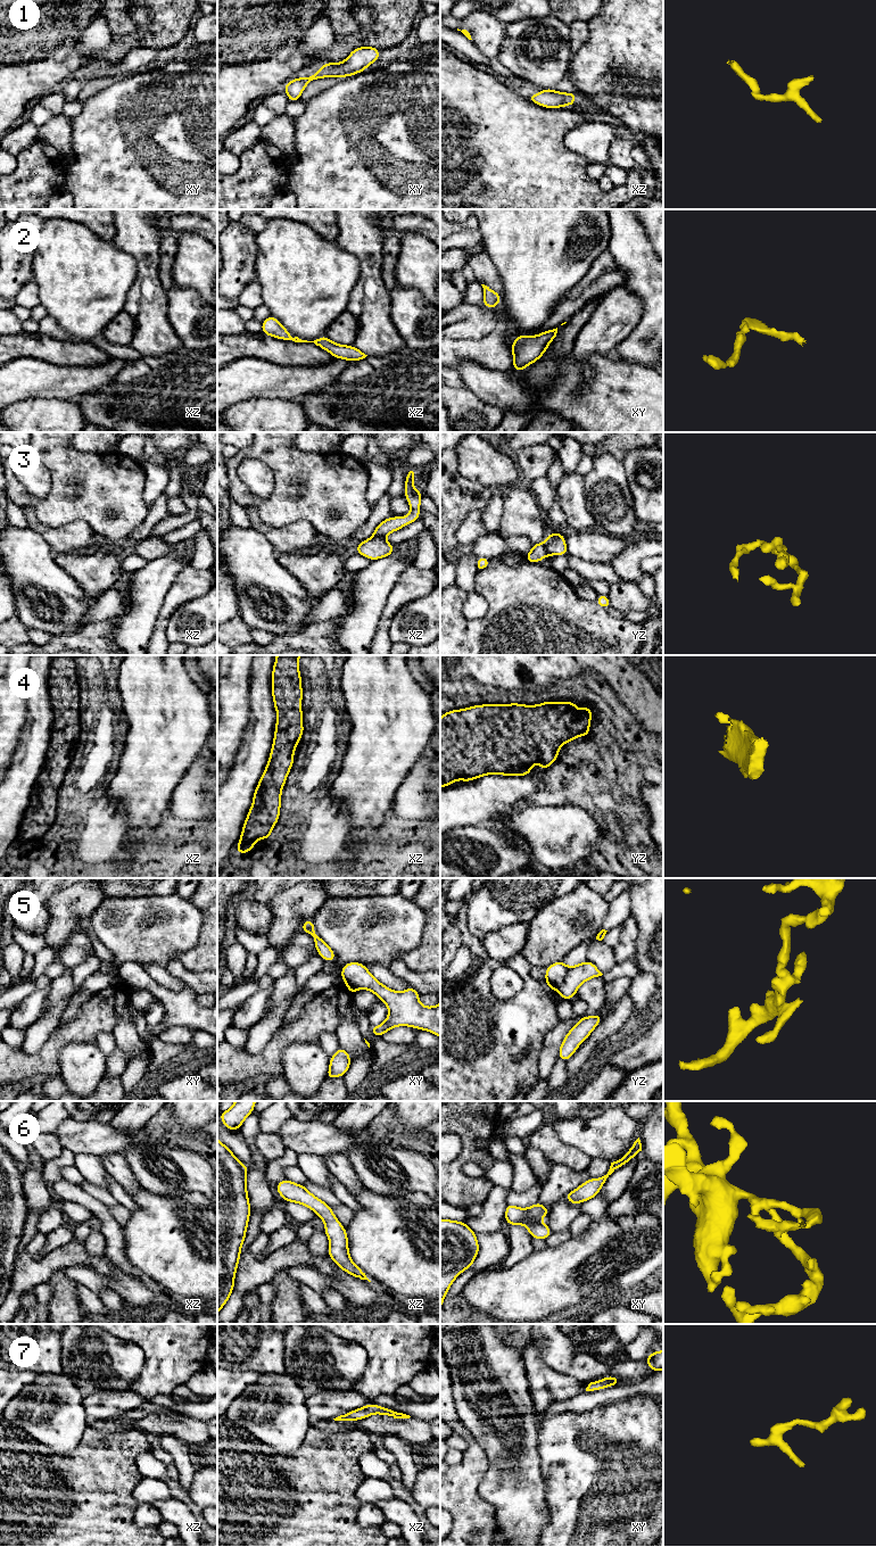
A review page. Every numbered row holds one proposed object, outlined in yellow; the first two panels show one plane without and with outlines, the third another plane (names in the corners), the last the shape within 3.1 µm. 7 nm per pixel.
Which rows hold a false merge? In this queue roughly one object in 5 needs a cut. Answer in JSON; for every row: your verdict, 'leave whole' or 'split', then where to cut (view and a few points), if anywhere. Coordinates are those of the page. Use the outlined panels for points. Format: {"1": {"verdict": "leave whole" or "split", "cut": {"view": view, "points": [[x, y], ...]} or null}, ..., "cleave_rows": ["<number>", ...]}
{"1": {"verdict": "leave whole", "cut": null}, "2": {"verdict": "leave whole", "cut": null}, "3": {"verdict": "split", "cut": {"view": "yz", "points": [[543, 543], [548, 555]]}}, "4": {"verdict": "leave whole", "cut": null}, "5": {"verdict": "split", "cut": {"view": "yz", "points": [[569, 967], [565, 978], [554, 989]]}}, "6": {"verdict": "leave whole", "cut": null}, "7": {"verdict": "leave whole", "cut": null}, "cleave_rows": ["3", "5"]}

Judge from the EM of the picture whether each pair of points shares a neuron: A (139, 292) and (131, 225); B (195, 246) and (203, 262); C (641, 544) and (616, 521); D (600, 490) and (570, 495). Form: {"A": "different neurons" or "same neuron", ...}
{"A": "same neuron", "B": "same neuron", "C": "different neurons", "D": "different neurons"}

